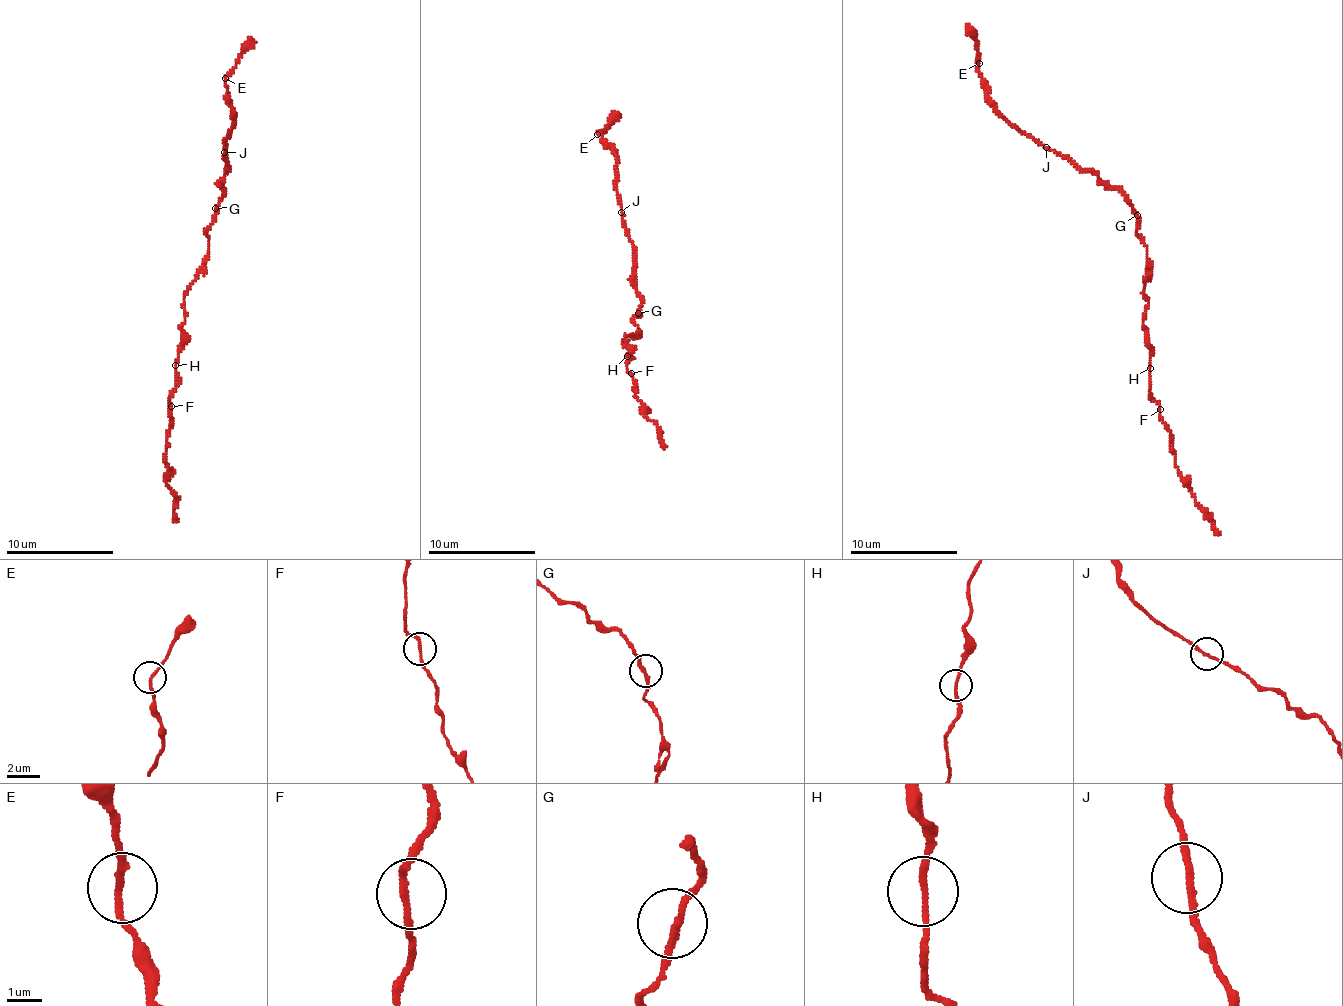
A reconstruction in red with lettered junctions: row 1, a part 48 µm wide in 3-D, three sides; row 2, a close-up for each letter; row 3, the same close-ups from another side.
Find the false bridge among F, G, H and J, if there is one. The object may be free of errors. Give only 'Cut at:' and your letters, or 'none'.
Cut at: none

